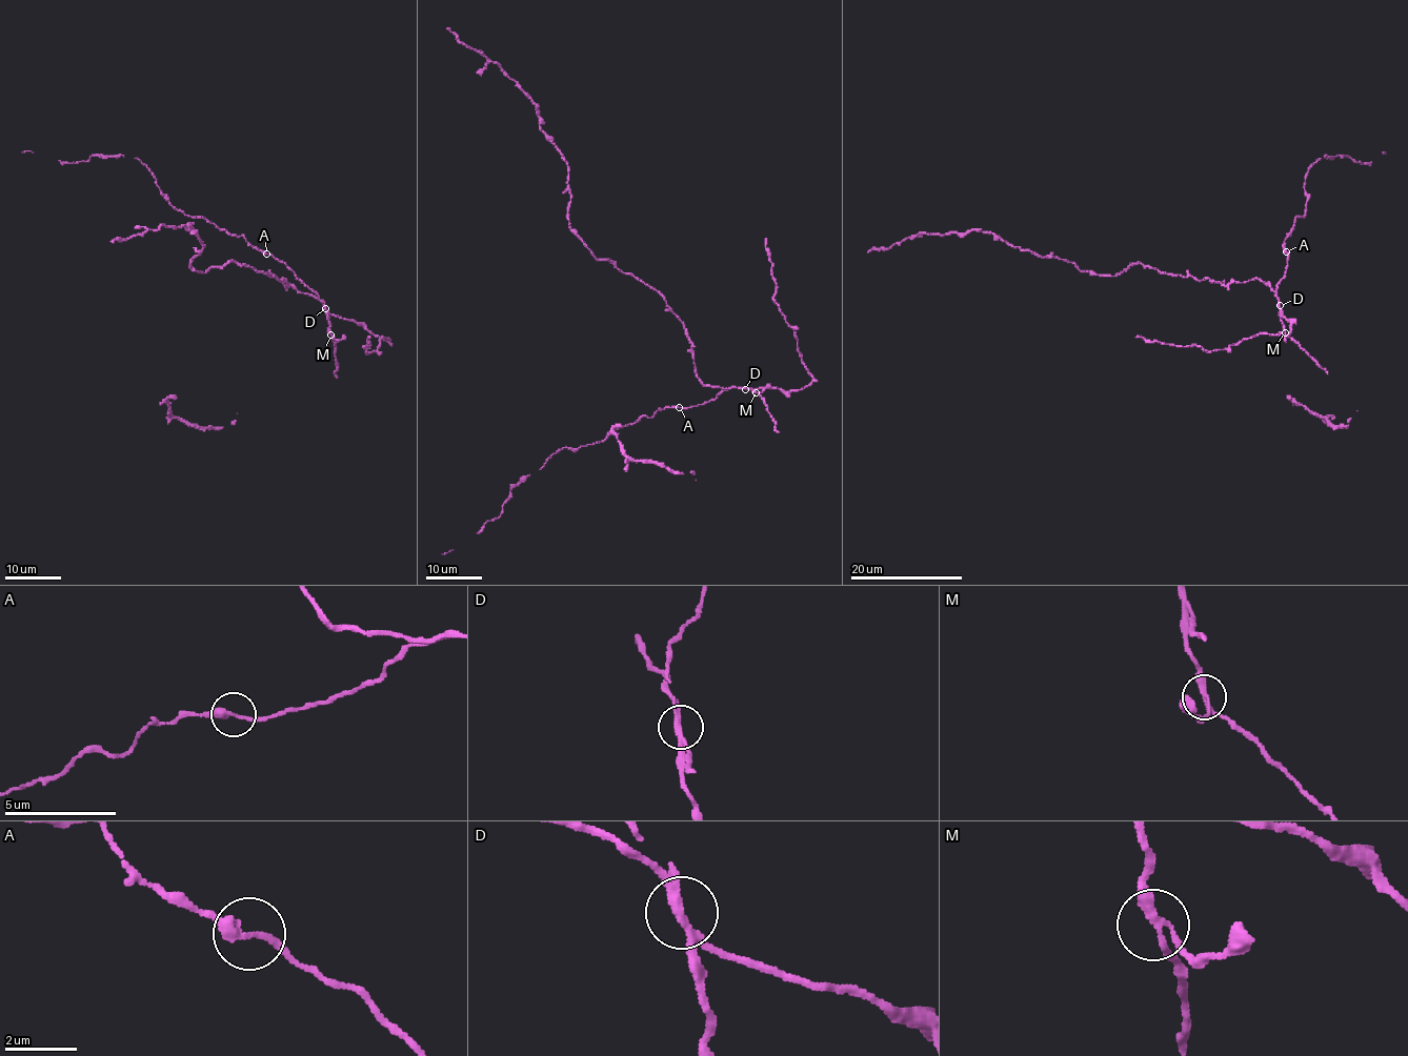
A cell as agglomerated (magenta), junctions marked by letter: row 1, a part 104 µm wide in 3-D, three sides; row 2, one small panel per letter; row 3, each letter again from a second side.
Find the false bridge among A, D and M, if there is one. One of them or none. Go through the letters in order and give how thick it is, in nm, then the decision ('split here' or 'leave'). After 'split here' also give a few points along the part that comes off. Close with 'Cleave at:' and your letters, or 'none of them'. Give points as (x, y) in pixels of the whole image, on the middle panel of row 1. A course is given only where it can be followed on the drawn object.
A: 240 nm | leave
D: 200 nm | split here | (745, 388), (700, 382), (691, 341), (666, 301), (598, 260), (570, 227), (567, 162), (532, 100), (447, 27)
M: 200 nm | leave
Cleave at: D

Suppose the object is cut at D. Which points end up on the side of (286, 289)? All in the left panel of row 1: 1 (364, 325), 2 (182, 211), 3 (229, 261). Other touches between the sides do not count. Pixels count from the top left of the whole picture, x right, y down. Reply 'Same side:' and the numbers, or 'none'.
Same side: 1, 3

